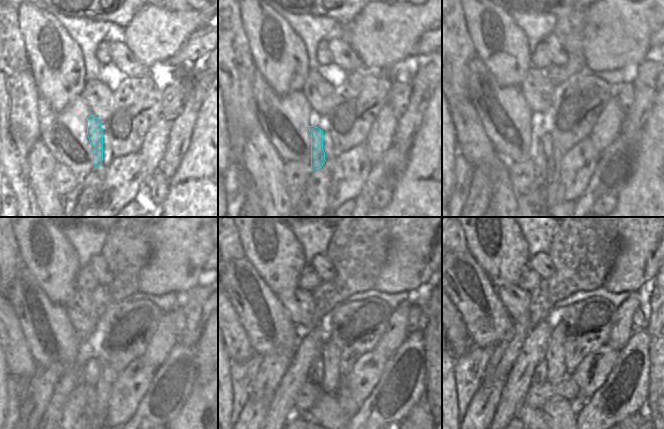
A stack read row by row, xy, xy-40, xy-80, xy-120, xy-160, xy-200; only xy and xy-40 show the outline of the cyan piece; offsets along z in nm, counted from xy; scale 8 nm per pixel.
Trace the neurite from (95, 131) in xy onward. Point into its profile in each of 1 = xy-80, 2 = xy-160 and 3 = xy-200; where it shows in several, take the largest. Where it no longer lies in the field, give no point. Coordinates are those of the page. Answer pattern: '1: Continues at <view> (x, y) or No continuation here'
1: Continues at xy-80 (538, 156)
2: Continues at xy-160 (334, 418)
3: Continues at xy-200 (560, 419).

